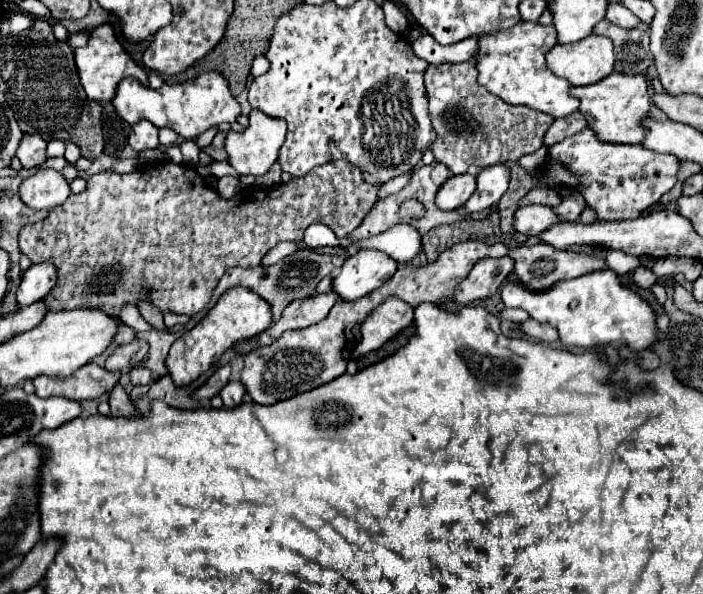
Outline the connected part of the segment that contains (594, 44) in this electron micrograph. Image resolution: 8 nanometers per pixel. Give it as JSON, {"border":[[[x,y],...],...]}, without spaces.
{"border":[[[587,36],[585,40],[579,40],[575,44],[555,44],[547,54],[545,54],[547,68],[555,72],[557,76],[567,78],[573,86],[587,86],[603,80],[613,72],[615,64],[615,54],[613,54],[613,42],[605,36]]]}

